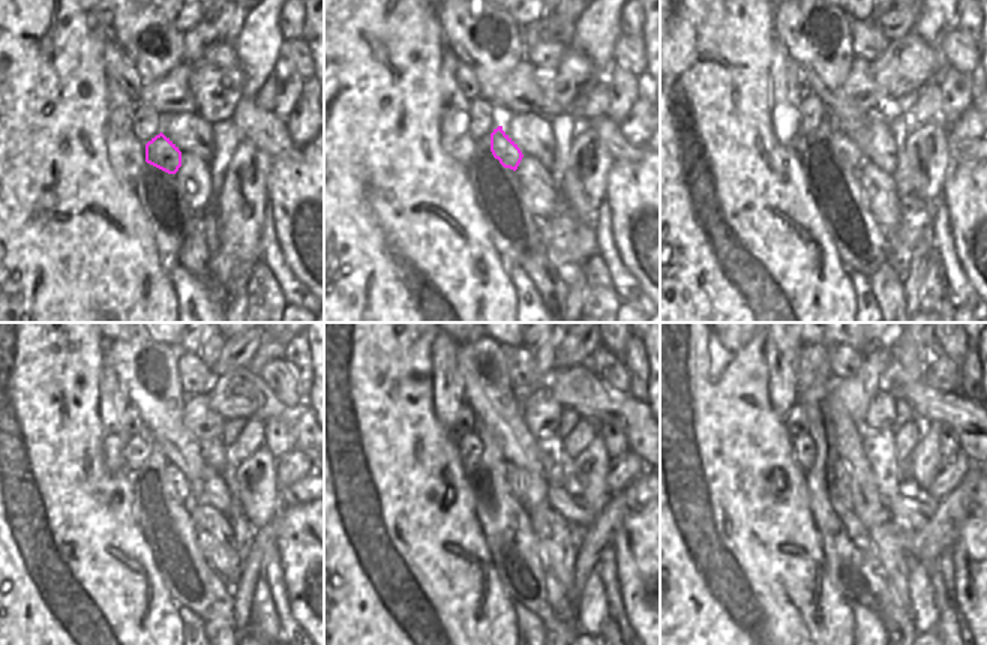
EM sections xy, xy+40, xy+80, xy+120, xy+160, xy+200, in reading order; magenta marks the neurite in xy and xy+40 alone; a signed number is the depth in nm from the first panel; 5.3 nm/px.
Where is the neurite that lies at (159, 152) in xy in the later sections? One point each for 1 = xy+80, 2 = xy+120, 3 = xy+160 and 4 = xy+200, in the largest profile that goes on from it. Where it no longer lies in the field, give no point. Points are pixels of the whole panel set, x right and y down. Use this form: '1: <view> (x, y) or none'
1: xy+80 (845, 147)
2: xy+120 (180, 486)
3: xy+160 (512, 477)
4: xy+200 (842, 474)

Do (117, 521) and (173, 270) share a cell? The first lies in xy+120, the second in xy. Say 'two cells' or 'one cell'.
two cells

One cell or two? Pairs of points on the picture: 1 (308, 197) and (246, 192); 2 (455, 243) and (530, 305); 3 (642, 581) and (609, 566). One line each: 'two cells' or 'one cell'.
1: two cells
2: two cells
3: two cells

